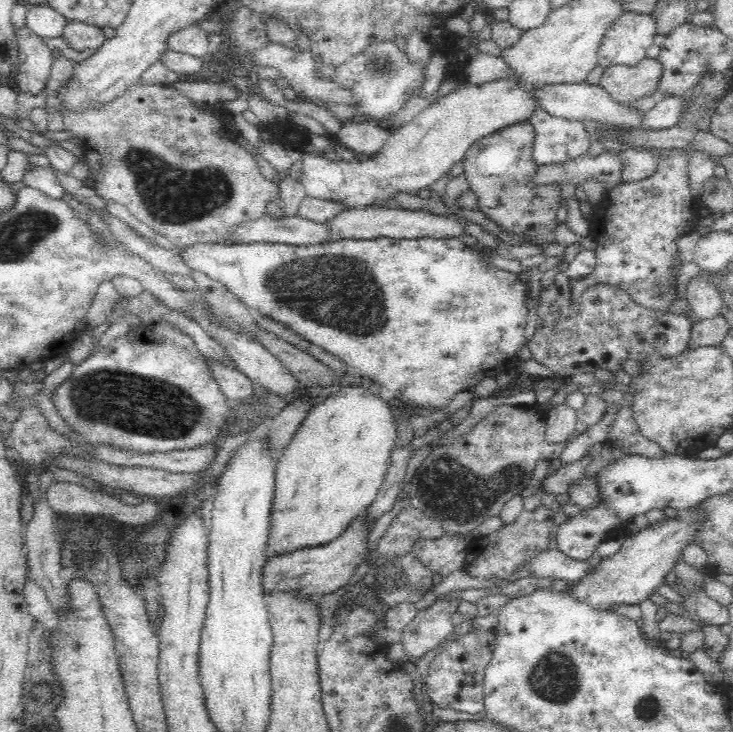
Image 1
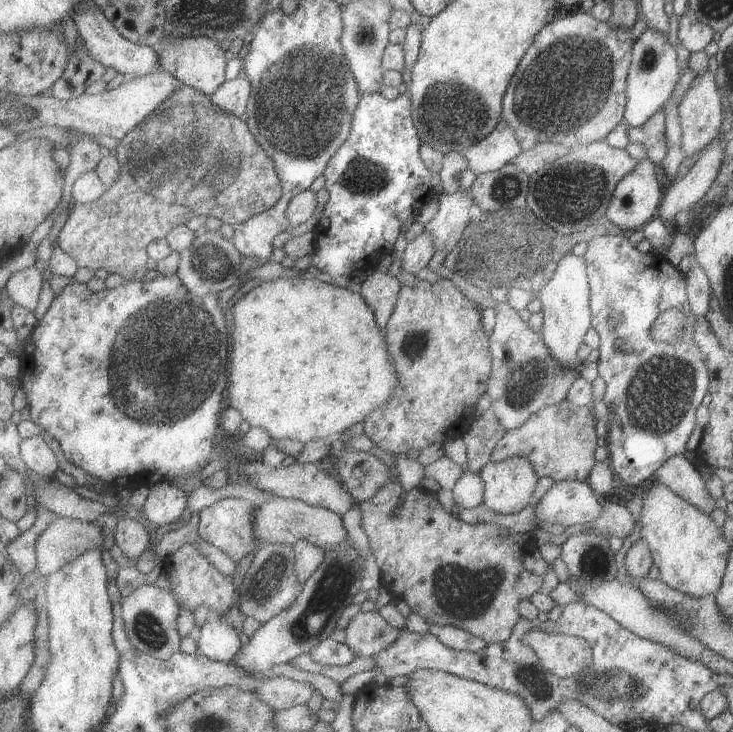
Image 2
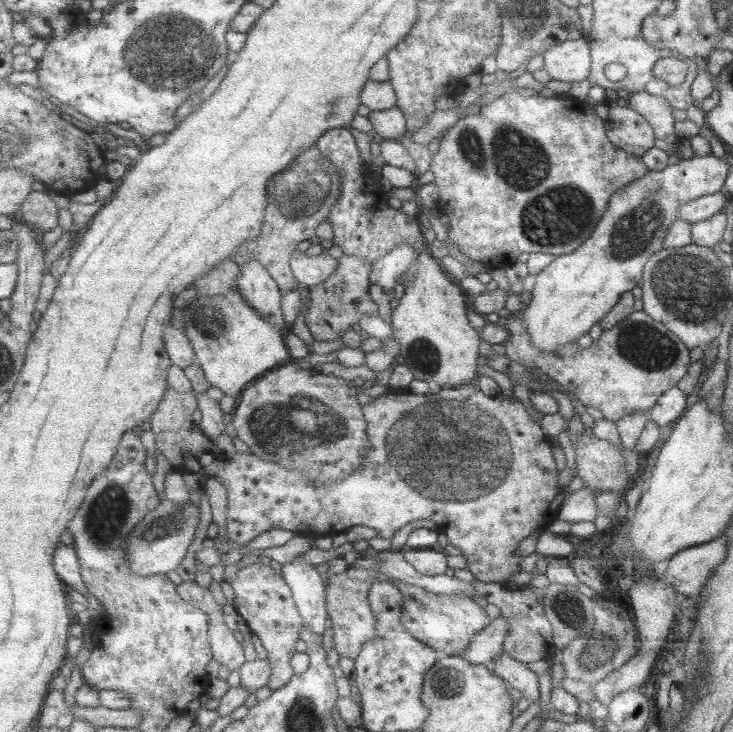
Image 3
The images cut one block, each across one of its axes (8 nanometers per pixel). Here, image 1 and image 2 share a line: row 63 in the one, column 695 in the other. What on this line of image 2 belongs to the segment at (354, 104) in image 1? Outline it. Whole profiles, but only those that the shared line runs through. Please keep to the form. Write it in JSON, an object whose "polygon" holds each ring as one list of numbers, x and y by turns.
{"polygon":[[690,252,688,262,688,270,686,277,686,293,690,312,696,316,703,316,709,310,709,296,712,290,710,288,709,279,705,276,705,272,699,268,694,252]]}

